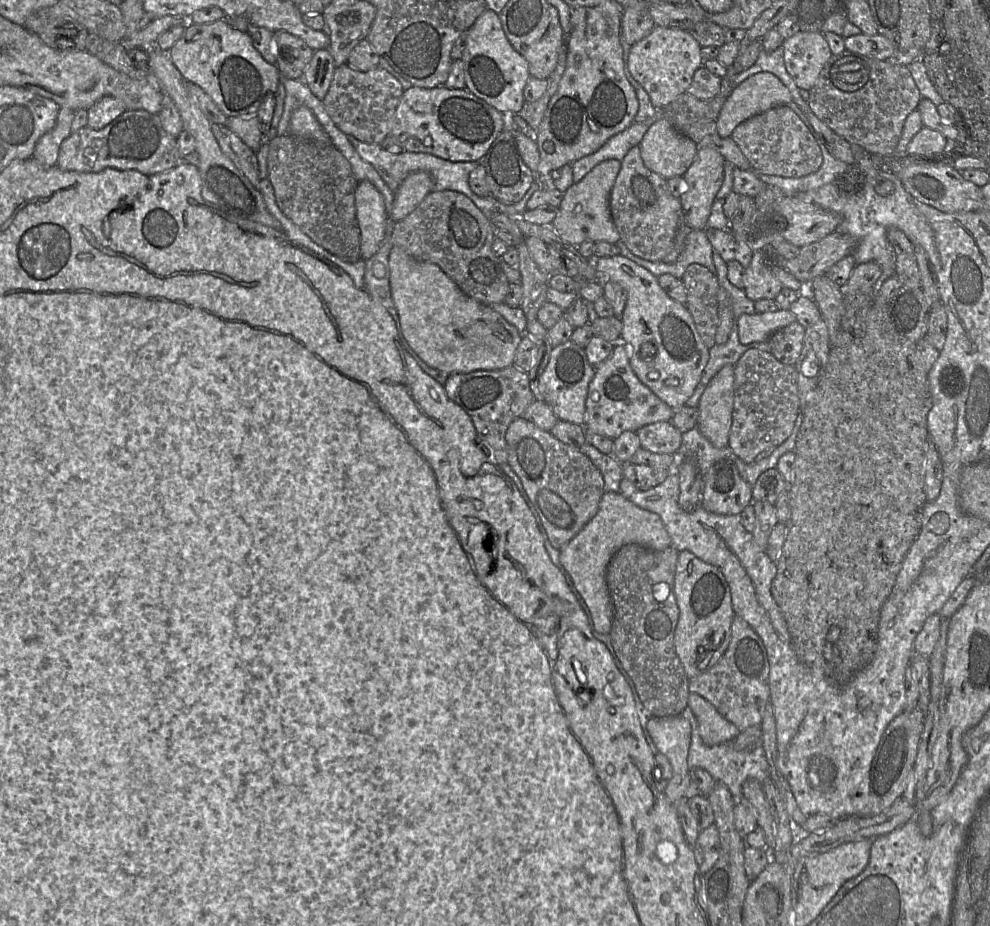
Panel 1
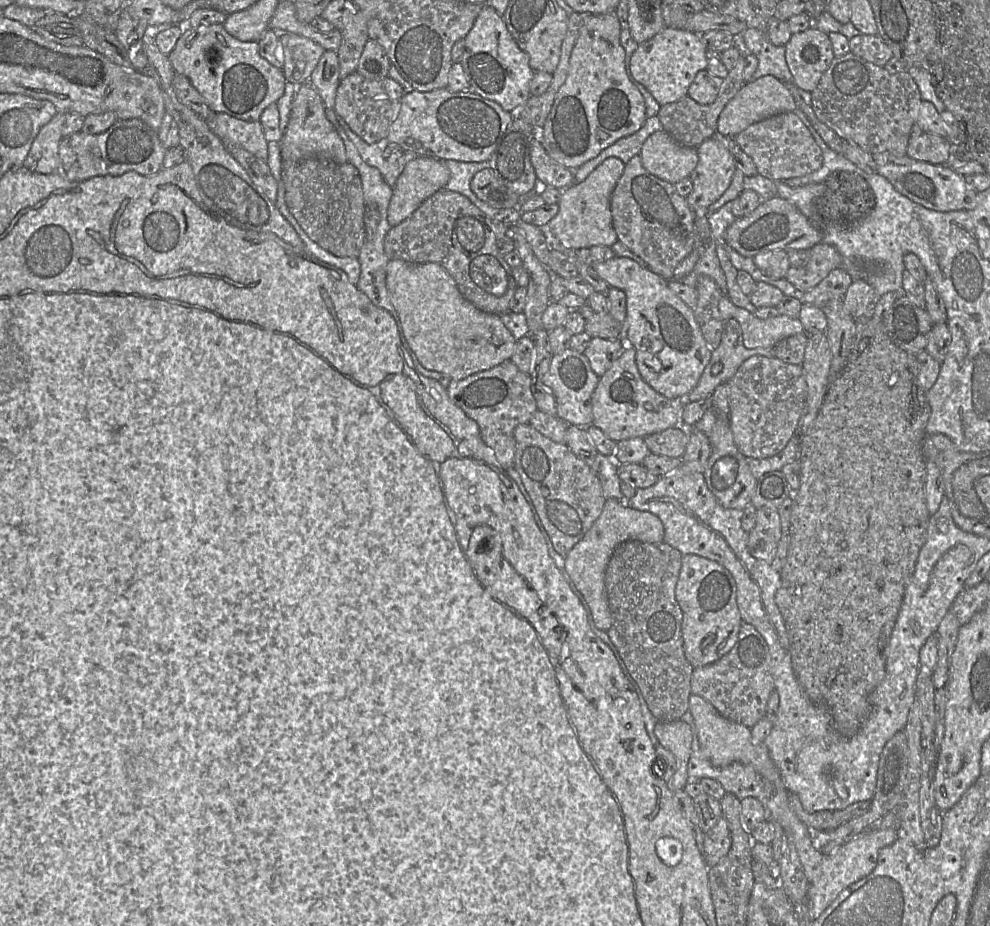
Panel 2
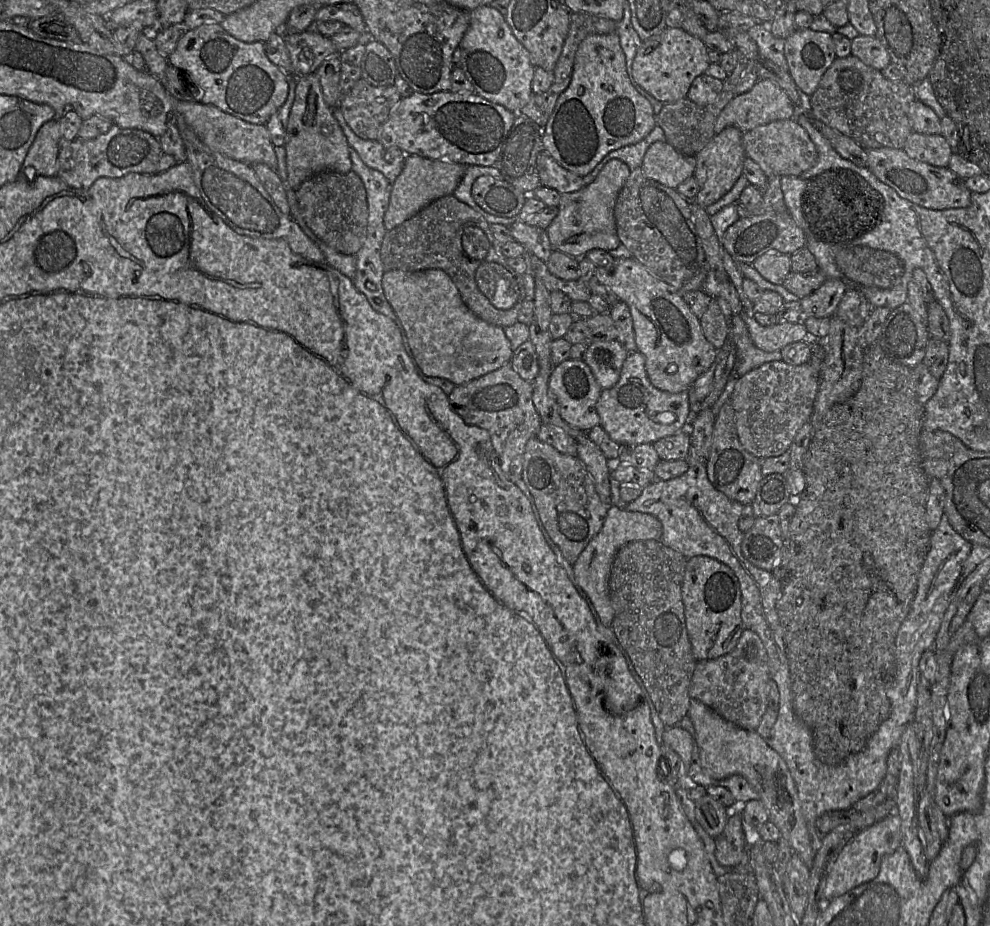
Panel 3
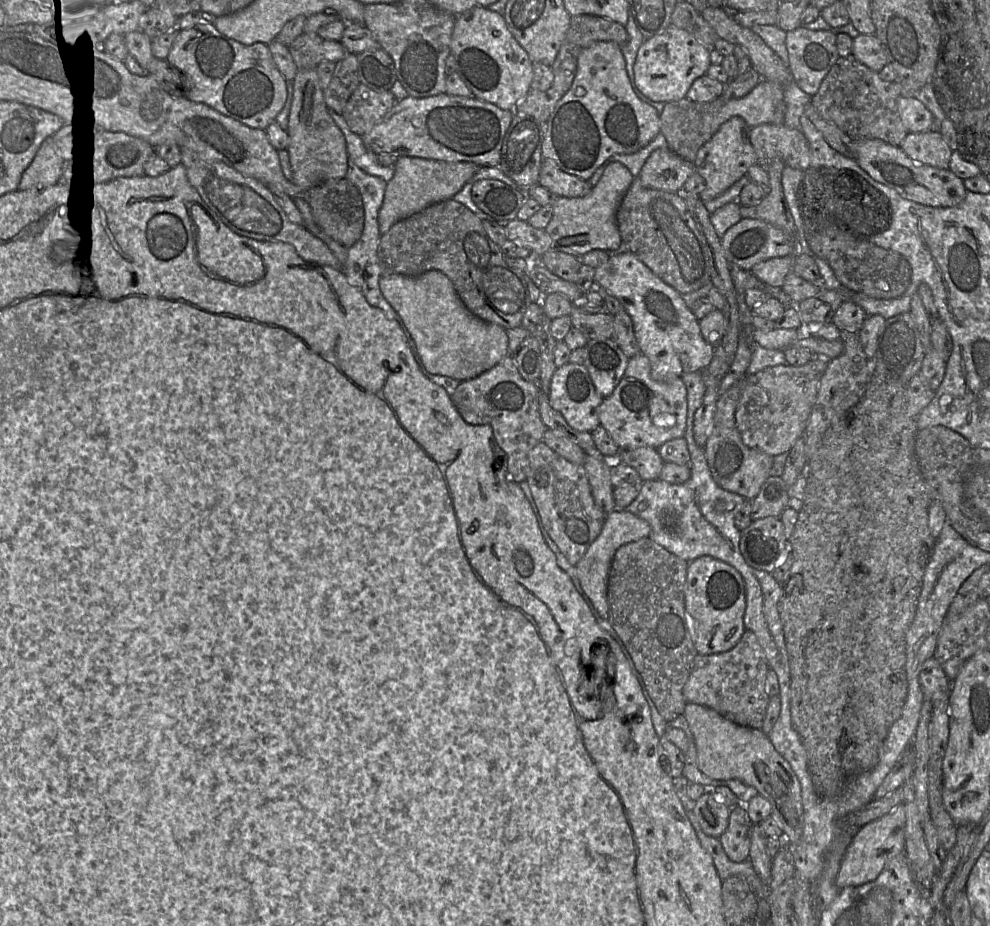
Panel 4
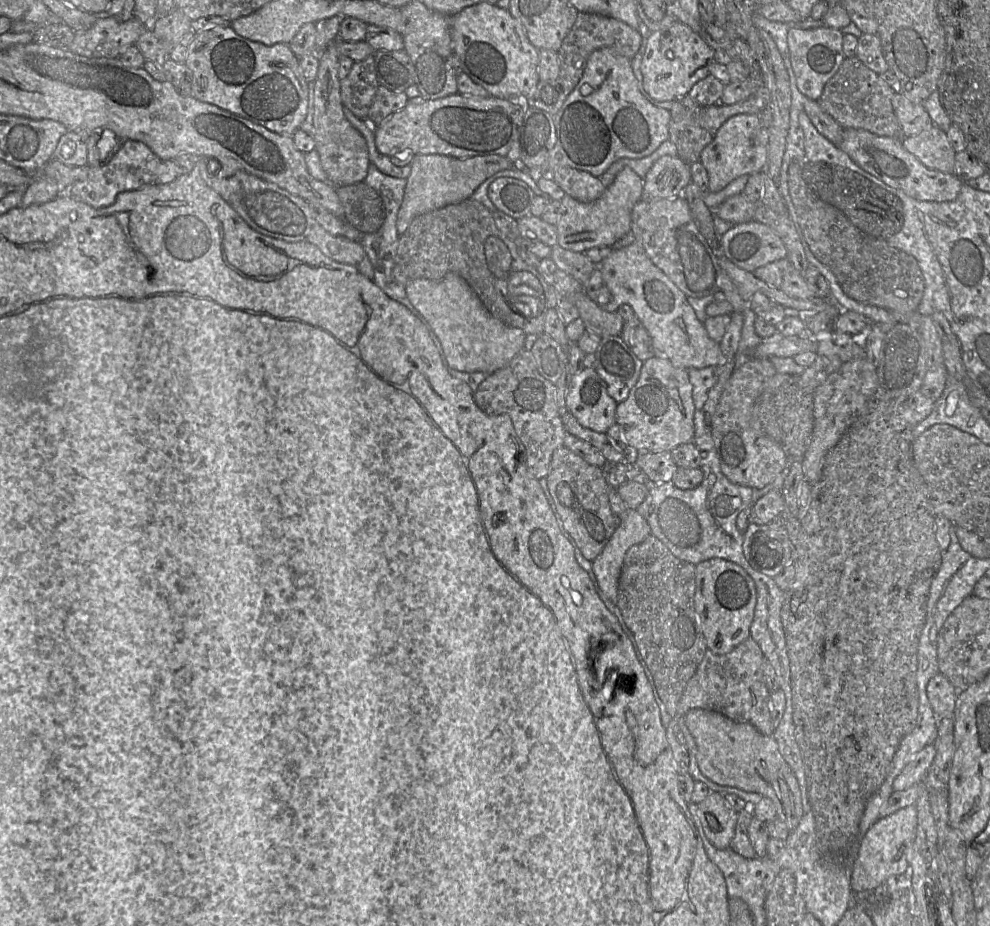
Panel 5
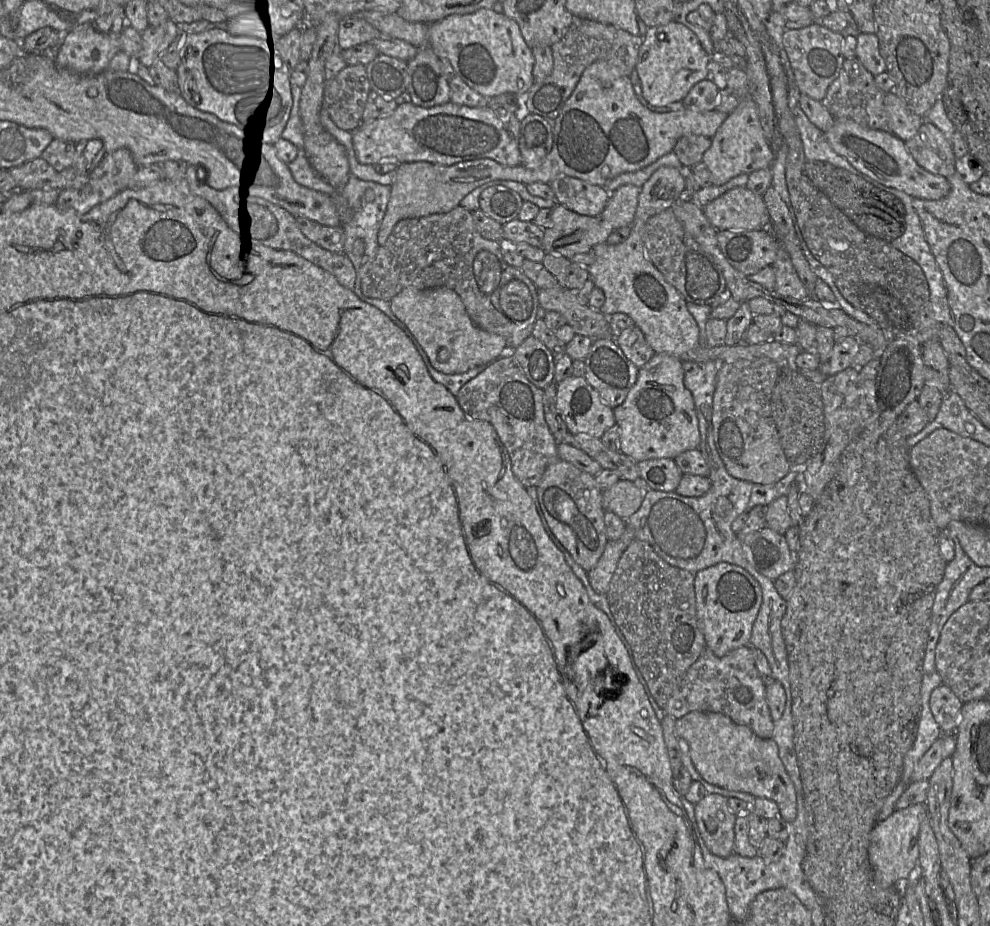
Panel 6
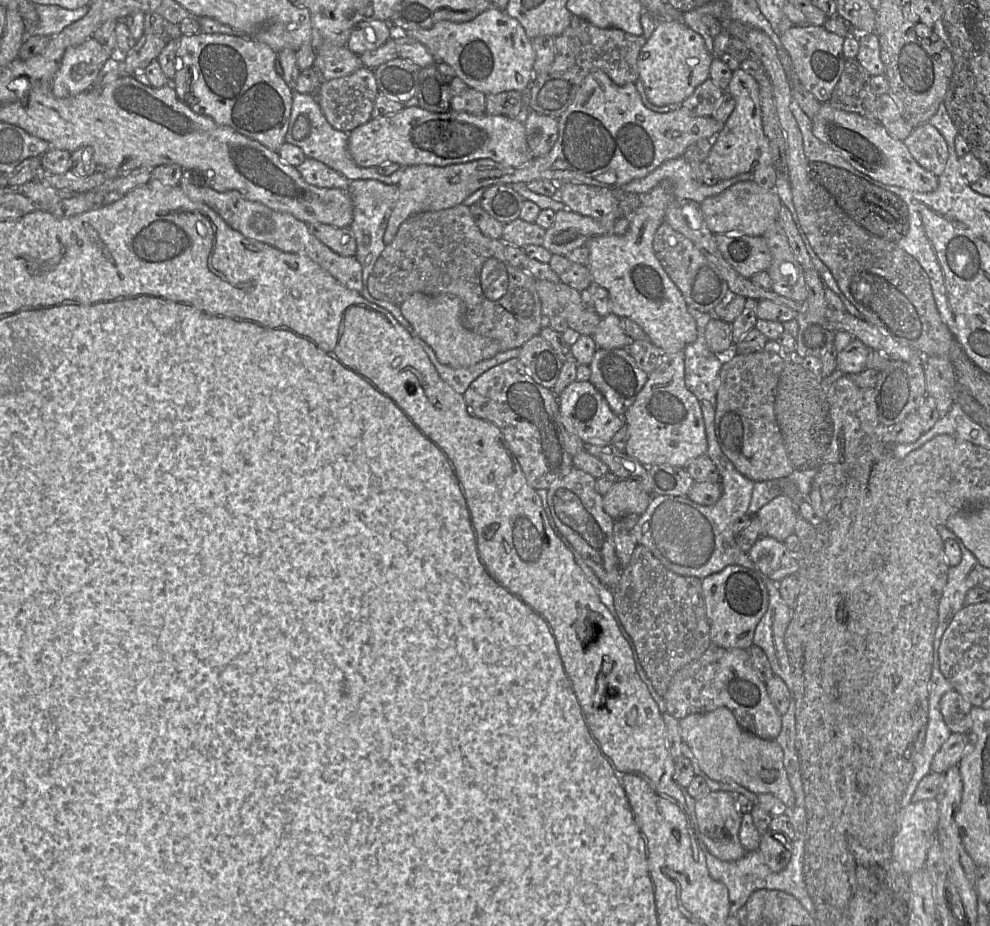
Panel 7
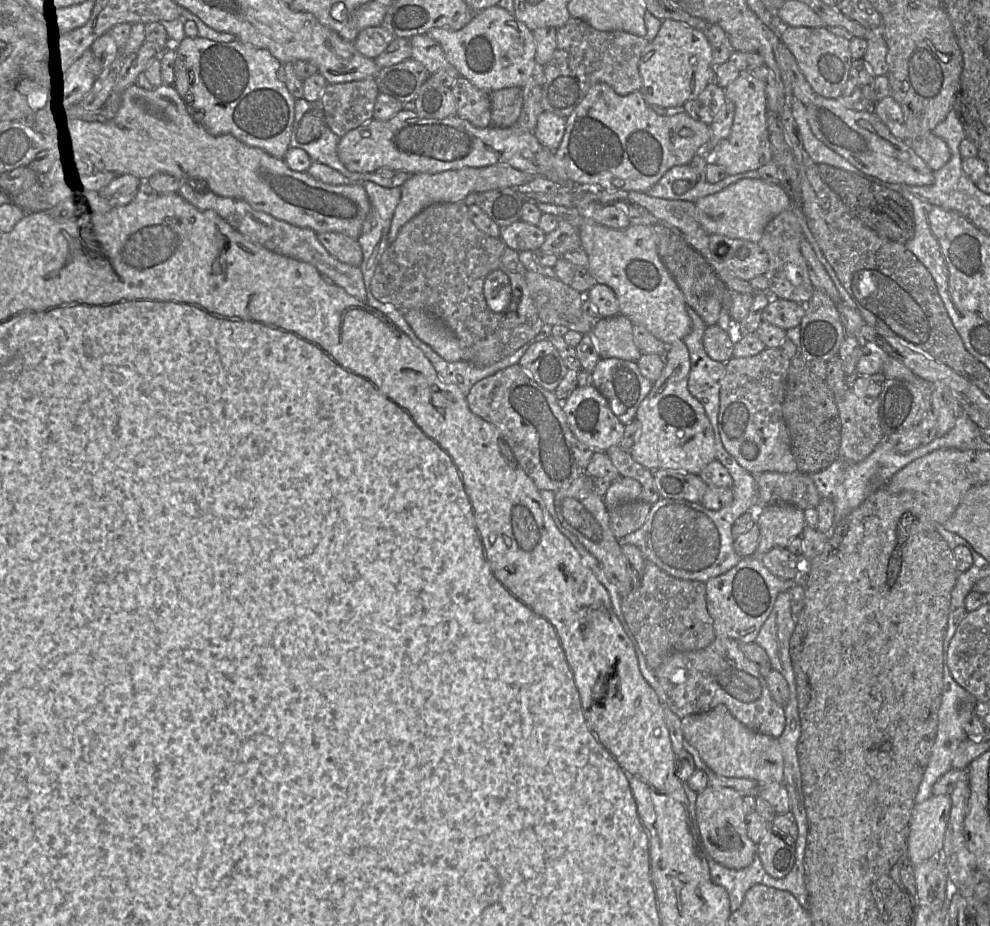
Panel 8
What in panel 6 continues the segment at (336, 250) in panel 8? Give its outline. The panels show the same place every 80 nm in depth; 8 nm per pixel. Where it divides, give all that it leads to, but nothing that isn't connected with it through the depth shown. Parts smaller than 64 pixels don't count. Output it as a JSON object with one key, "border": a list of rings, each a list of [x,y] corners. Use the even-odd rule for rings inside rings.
{"border":[[[295,217],[302,233],[320,247],[334,253],[343,253],[345,233],[342,226],[324,226],[305,217]]]}

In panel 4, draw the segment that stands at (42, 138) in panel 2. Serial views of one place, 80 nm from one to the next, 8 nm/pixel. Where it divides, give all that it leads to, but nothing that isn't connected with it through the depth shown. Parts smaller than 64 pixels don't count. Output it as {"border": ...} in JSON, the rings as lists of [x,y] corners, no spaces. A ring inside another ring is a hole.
{"border":[[[48,137],[21,176],[17,190],[44,189],[55,185],[61,177],[61,166],[62,159],[54,148],[52,138]]]}

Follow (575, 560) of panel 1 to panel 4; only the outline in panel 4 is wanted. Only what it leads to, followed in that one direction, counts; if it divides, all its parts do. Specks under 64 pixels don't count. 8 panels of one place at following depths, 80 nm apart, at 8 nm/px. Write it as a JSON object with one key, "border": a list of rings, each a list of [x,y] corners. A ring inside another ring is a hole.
{"border":[[[616,508],[606,515],[600,535],[594,540],[583,557],[575,565],[584,594],[590,599],[603,619],[609,618],[609,576],[611,563],[617,549],[624,544],[649,537],[650,532],[651,527],[648,522],[625,509]]]}

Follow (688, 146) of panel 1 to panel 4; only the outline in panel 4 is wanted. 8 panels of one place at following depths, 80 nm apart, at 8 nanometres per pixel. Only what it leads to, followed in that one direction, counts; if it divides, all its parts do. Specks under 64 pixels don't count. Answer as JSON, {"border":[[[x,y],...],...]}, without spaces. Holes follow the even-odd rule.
{"border":[[[659,148],[647,158],[639,179],[647,188],[681,192],[685,182],[695,171],[694,163],[681,158],[669,148]]]}

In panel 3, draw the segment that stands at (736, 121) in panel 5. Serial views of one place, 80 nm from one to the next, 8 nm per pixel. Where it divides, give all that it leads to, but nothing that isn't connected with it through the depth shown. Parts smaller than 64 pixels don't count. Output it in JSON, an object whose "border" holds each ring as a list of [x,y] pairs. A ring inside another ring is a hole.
{"border":[[[729,126],[712,139],[696,154],[694,178],[699,185],[699,191],[694,201],[703,208],[717,202],[734,186],[743,173],[743,165],[747,158],[743,142],[743,132],[735,126]]]}

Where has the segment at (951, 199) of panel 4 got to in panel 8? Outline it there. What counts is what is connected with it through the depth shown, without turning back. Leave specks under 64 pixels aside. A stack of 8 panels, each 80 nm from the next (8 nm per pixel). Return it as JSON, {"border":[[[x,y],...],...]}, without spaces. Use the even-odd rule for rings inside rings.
{"border":[[[816,95],[807,106],[807,119],[813,134],[820,141],[866,174],[886,182],[910,186],[934,182],[933,171],[908,146],[908,141],[894,137],[873,111],[851,110],[841,102],[841,97],[830,99]]]}

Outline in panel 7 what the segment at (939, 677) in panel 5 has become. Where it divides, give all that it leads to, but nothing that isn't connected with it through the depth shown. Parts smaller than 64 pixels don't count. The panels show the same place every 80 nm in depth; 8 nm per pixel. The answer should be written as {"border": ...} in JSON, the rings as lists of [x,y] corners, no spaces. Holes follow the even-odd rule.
{"border":[[[955,689],[940,699],[939,709],[949,730],[955,734],[967,733],[972,727],[970,711],[973,706]]]}

